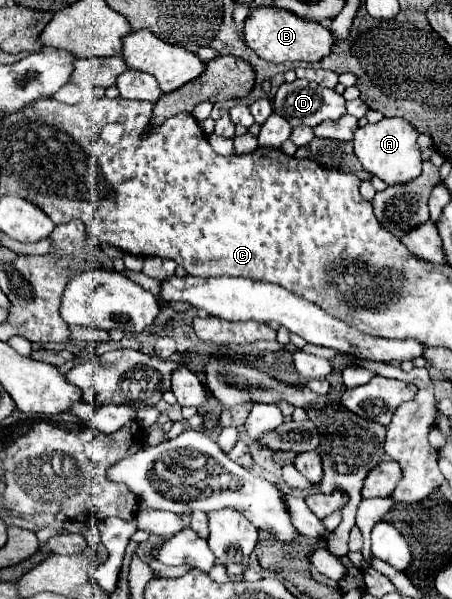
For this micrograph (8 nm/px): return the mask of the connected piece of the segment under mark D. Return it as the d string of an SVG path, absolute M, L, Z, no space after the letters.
M295 79L293 83L283 83L277 89L273 109L277 115L287 119L291 127L315 127L321 121L339 119L345 113L345 99L343 95L321 87L315 81Z

